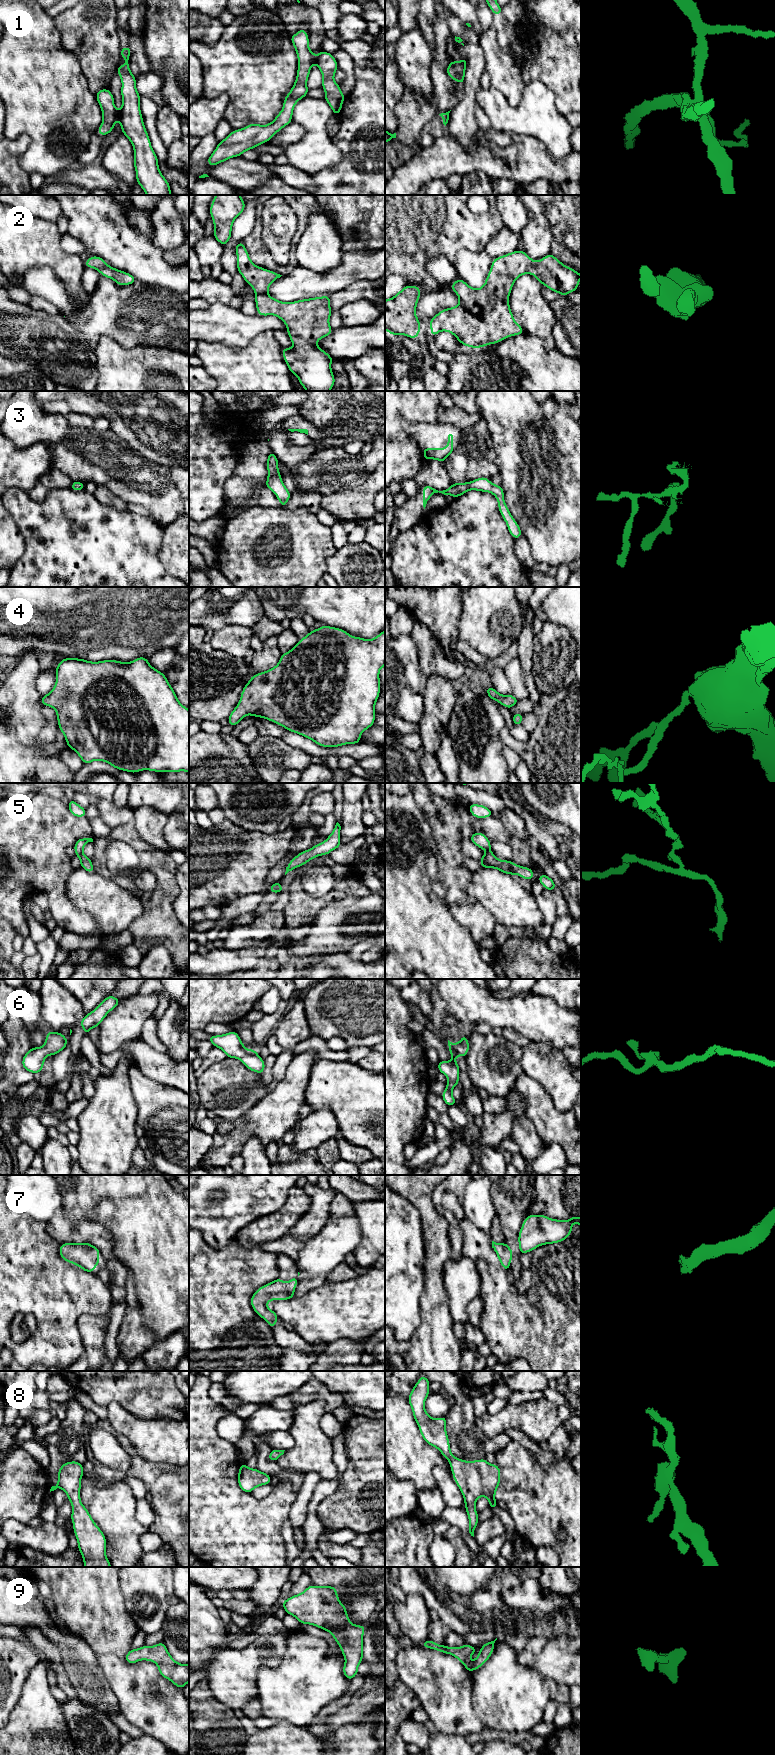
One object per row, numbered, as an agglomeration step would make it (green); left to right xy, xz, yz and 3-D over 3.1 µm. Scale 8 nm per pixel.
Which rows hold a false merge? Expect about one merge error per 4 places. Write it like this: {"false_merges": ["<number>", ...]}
{"false_merges": ["1", "5"]}

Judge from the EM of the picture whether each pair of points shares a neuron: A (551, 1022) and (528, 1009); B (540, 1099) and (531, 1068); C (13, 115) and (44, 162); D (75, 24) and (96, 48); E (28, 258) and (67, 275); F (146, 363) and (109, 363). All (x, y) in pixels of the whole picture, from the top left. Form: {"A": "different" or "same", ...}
{"A": "same", "B": "different", "C": "same", "D": "same", "E": "same", "F": "same"}

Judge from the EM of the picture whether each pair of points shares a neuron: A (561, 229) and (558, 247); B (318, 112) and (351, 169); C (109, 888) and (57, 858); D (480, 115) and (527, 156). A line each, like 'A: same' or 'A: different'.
A: same
B: different
C: different
D: different

